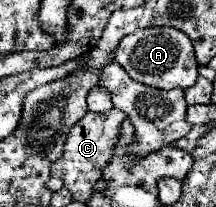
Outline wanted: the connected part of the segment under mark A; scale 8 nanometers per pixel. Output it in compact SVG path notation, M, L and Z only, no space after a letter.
M145 28L137 30L131 36L125 36L121 44L117 46L115 52L115 62L125 68L125 72L147 86L161 88L161 90L173 90L173 88L183 88L187 90L189 86L195 84L199 72L197 72L197 60L195 60L195 50L187 34L181 30L173 28Z

